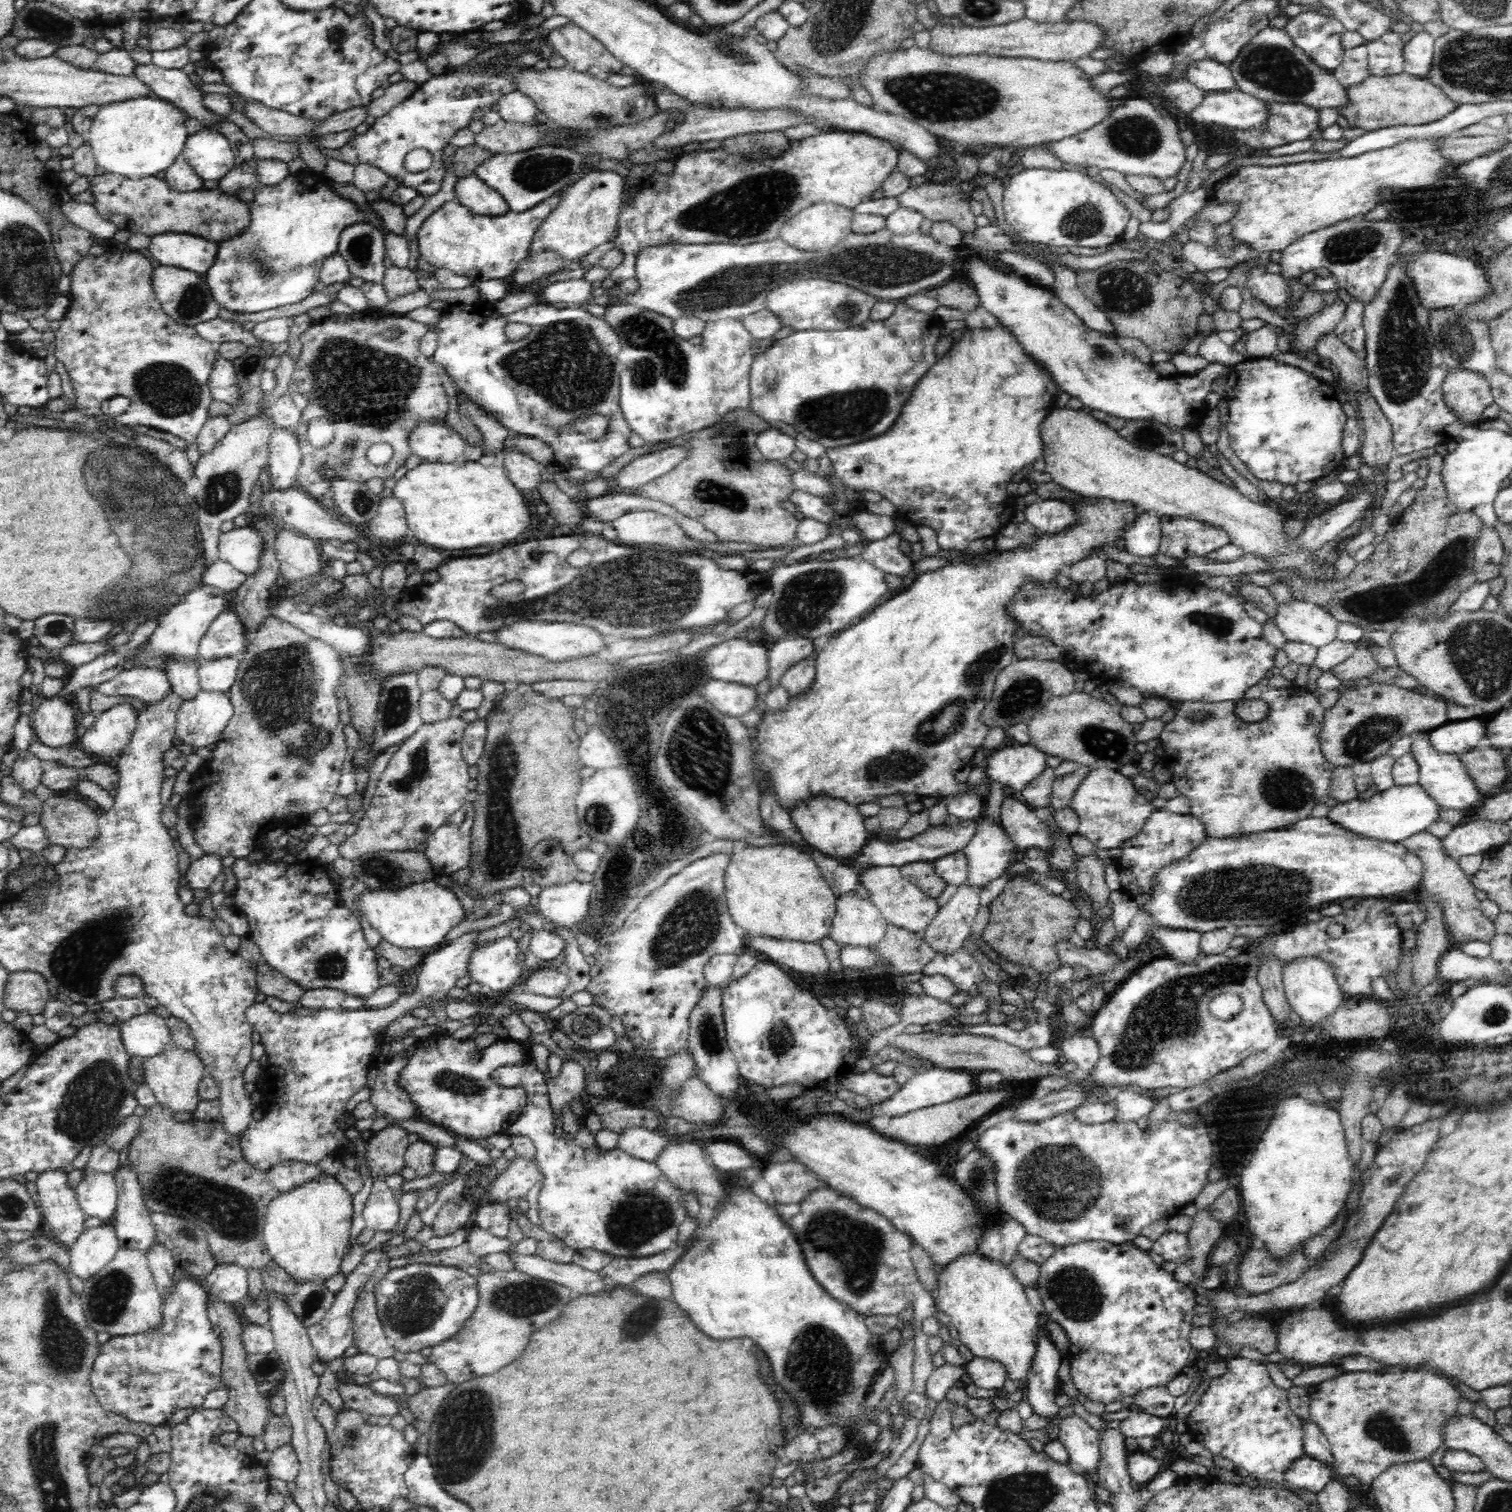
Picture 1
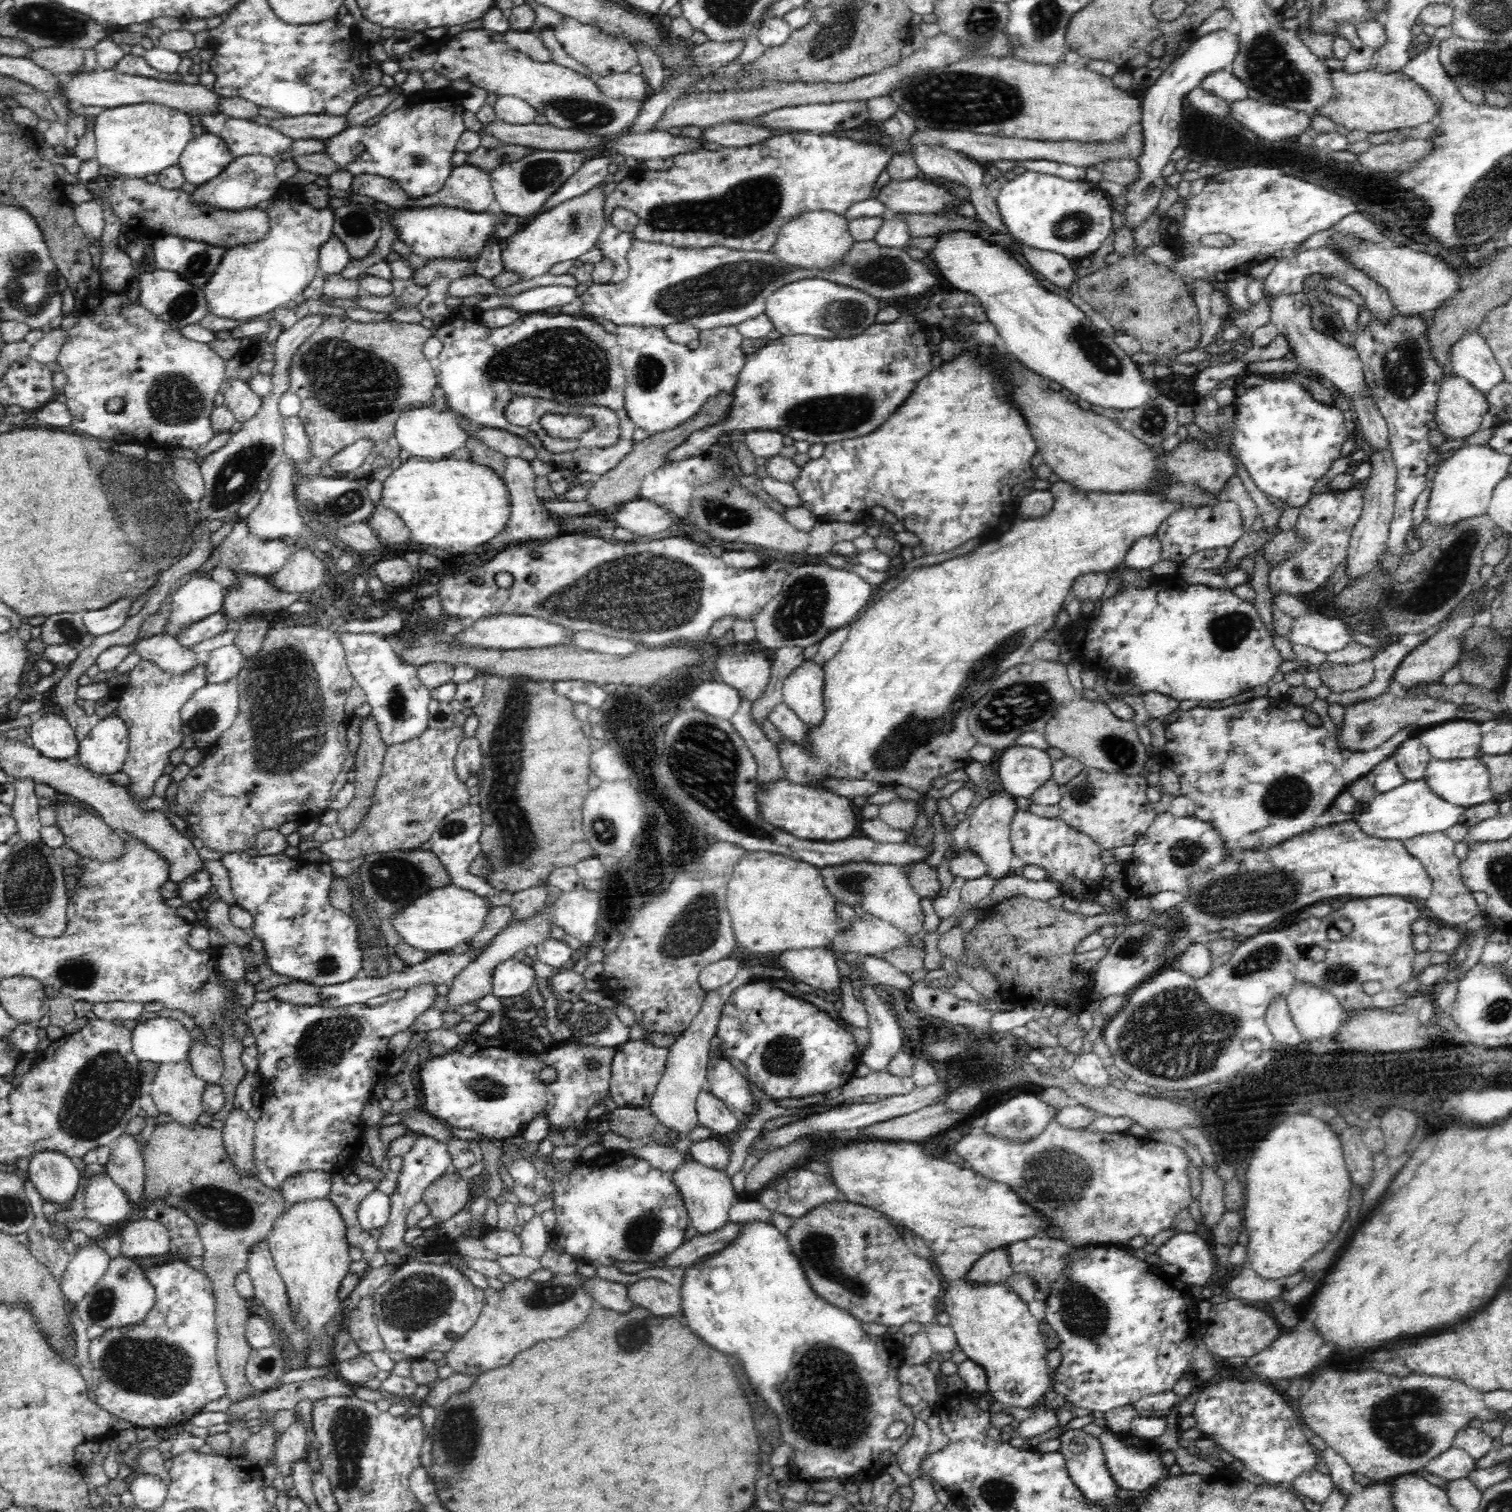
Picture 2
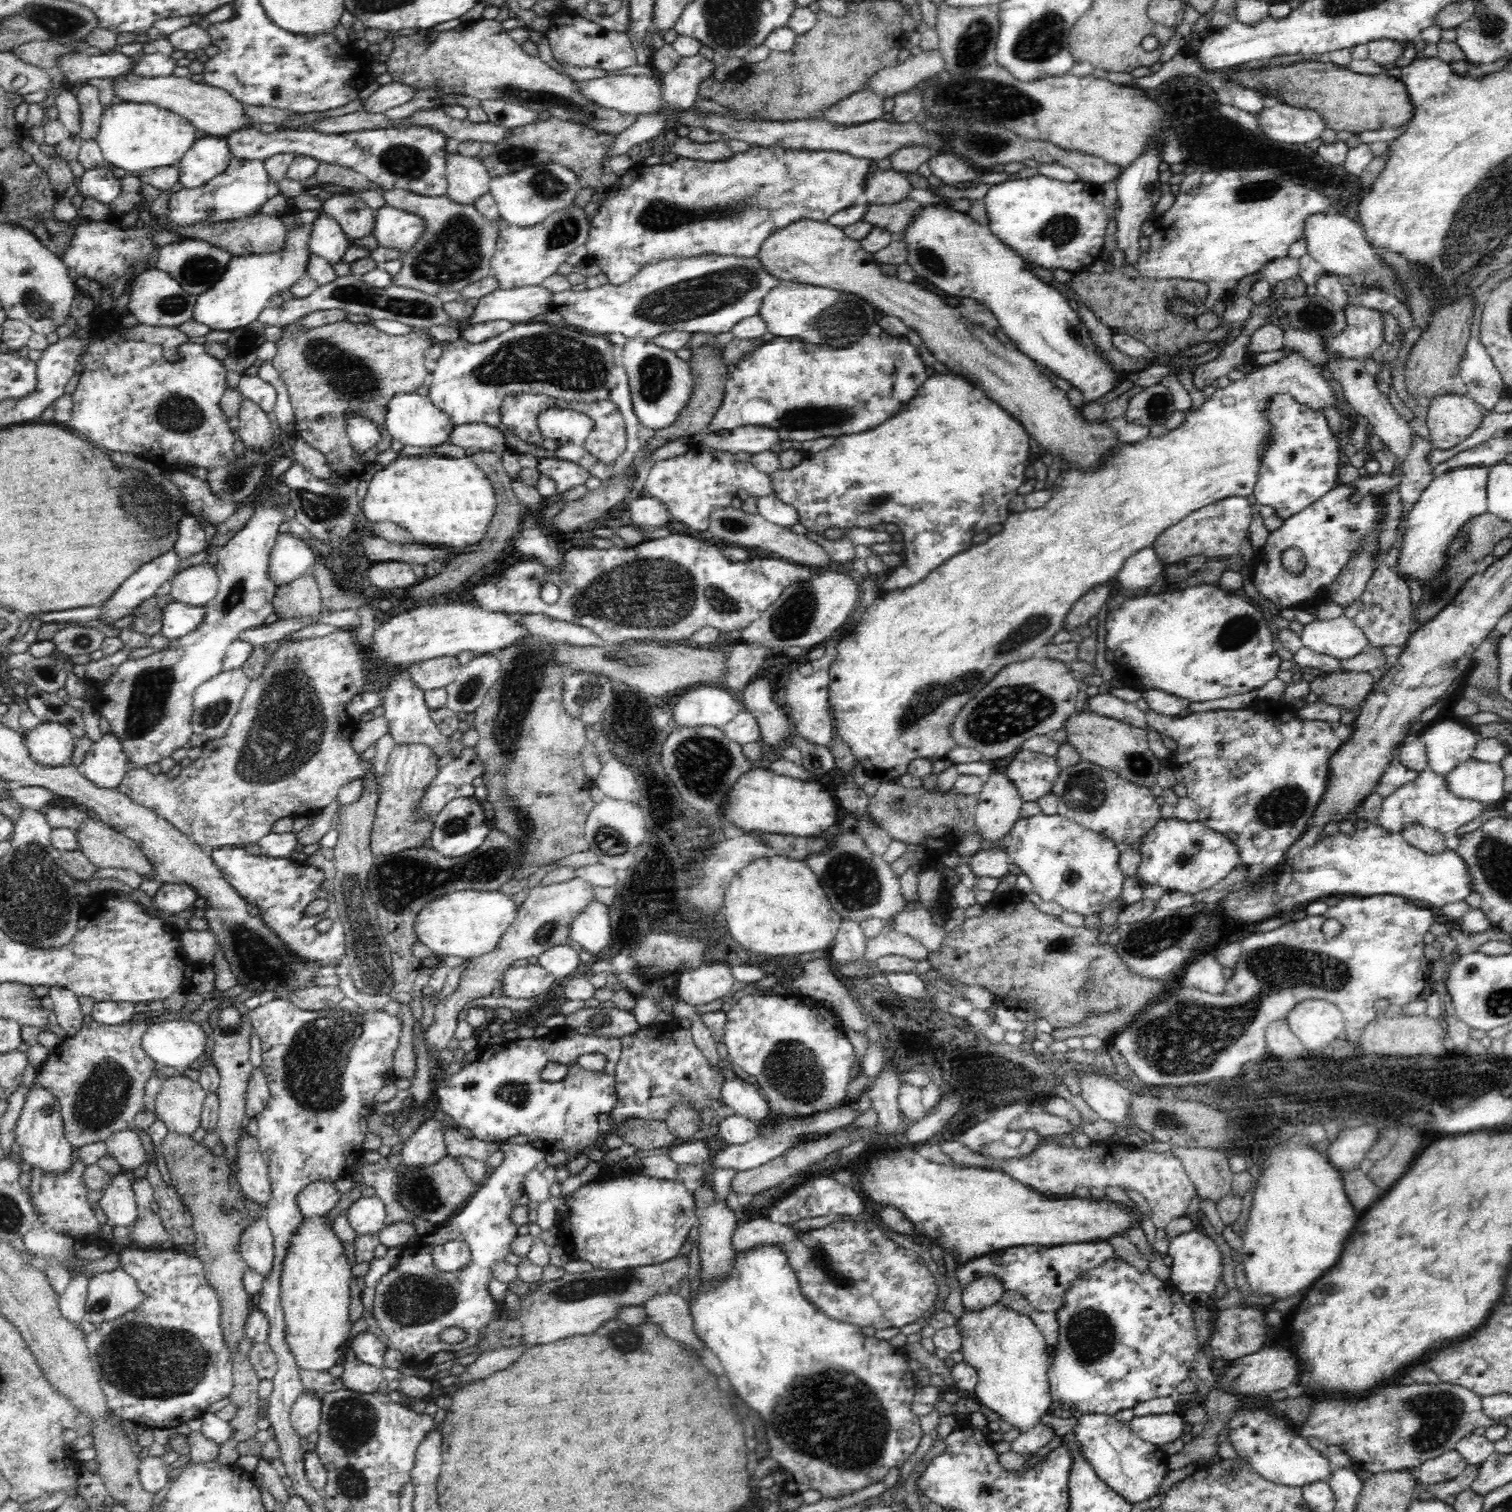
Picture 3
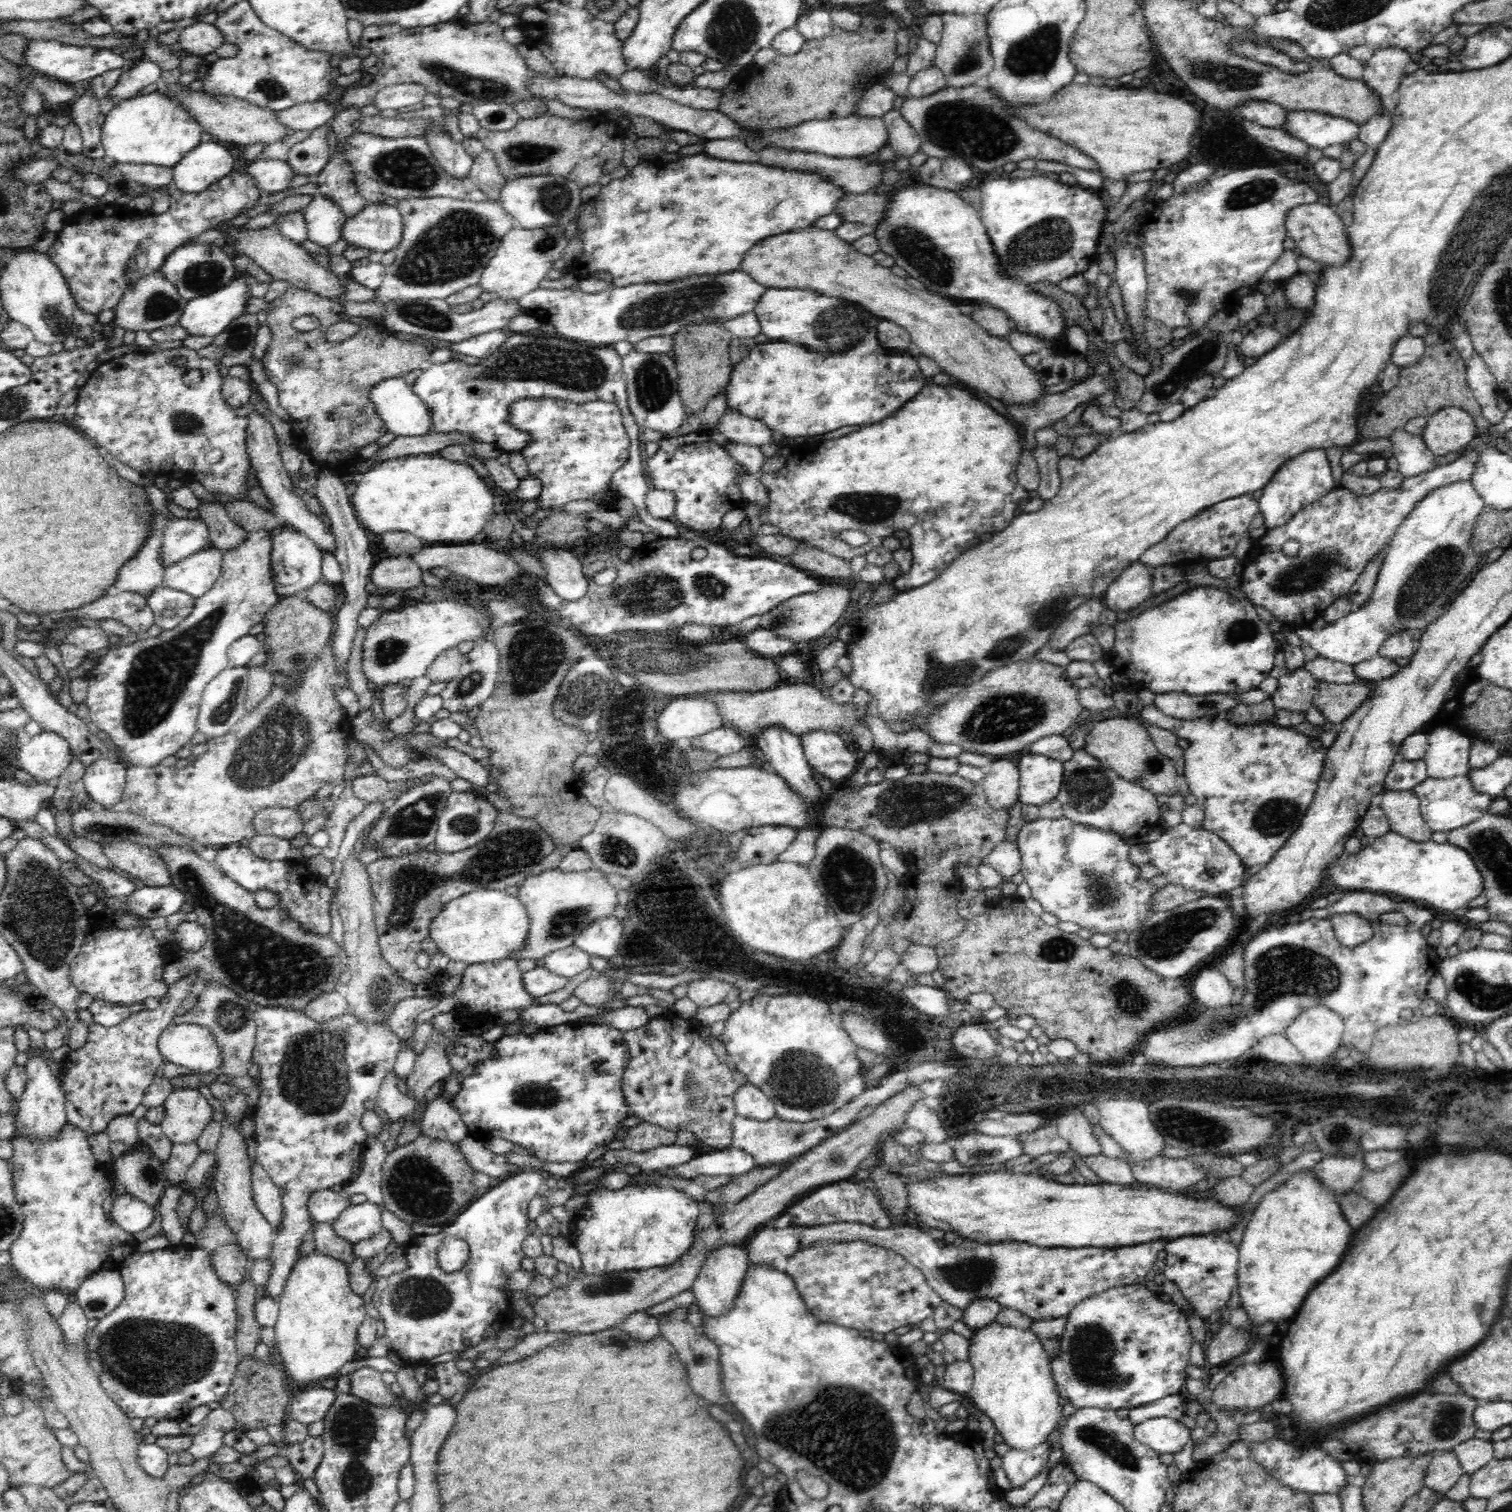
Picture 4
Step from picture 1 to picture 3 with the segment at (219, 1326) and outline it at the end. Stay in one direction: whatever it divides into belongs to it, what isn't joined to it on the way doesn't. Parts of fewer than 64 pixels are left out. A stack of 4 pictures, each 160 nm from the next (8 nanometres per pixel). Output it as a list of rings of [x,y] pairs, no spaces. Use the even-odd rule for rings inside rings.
[[[168,1132],[159,1148],[169,1170],[172,1185],[180,1195],[180,1201],[192,1213],[195,1255],[203,1265],[209,1284],[218,1293],[223,1342],[227,1352],[234,1355],[240,1350],[240,1342],[246,1338],[245,1324],[250,1314],[250,1297],[243,1288],[243,1274],[247,1264],[239,1246],[241,1234],[260,1218],[267,1208],[243,1194],[240,1185],[233,1180],[234,1171],[228,1158],[214,1156],[202,1144],[196,1144],[190,1135]]]

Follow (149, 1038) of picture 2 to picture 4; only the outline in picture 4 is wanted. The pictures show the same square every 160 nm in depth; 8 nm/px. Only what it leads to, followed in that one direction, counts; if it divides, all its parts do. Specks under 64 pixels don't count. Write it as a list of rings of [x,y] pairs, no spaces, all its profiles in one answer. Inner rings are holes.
[[[172,1023],[159,1036],[157,1049],[165,1063],[183,1066],[199,1075],[220,1074],[219,1047],[206,1026]]]

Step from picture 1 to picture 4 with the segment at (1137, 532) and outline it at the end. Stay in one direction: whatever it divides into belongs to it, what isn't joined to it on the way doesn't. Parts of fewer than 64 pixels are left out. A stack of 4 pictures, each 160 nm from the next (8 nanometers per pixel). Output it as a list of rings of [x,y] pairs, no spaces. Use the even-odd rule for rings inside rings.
[[[1141,560],[1132,563],[1122,573],[1118,574],[1104,594],[1105,608],[1114,612],[1129,612],[1136,606],[1141,606],[1152,597],[1152,568]]]

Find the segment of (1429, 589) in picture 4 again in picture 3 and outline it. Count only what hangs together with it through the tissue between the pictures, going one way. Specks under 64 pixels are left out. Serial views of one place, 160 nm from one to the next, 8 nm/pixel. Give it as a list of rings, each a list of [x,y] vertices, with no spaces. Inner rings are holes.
[[[1474,463],[1443,471],[1430,481],[1420,493],[1419,501],[1409,510],[1409,529],[1400,548],[1398,573],[1412,591],[1415,591],[1414,583],[1422,583],[1423,580],[1435,577],[1440,572],[1440,568],[1446,562],[1444,551],[1451,540],[1459,534],[1462,526],[1487,511],[1486,485],[1490,470],[1492,466]],[[1344,614],[1305,624],[1300,640],[1315,654],[1326,654],[1340,661],[1353,658],[1369,647],[1364,632]]]

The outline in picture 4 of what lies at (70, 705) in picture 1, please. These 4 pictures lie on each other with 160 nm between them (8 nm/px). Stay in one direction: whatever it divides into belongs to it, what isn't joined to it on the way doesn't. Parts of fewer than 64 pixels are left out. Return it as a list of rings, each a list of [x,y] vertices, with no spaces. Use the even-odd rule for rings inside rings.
[[[44,730],[19,747],[17,754],[22,770],[42,783],[62,776],[72,758],[69,742],[56,731]]]

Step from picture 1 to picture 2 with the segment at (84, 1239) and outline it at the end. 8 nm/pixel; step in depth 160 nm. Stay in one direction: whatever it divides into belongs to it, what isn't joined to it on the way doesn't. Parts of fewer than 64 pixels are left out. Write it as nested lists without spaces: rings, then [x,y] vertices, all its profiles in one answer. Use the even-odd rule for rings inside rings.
[[[95,1243],[78,1249],[74,1256],[70,1256],[61,1279],[61,1291],[69,1306],[78,1305],[90,1292],[105,1273],[111,1260],[109,1254]]]

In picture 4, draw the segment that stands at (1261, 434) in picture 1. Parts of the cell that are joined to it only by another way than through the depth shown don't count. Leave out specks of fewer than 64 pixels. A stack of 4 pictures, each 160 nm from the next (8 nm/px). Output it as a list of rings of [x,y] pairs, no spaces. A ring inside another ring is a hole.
[[[1308,447],[1300,451],[1282,463],[1267,480],[1266,486],[1263,486],[1262,495],[1258,499],[1258,508],[1264,517],[1266,530],[1288,523],[1296,512],[1316,502],[1333,488],[1335,488],[1334,478],[1324,447]]]

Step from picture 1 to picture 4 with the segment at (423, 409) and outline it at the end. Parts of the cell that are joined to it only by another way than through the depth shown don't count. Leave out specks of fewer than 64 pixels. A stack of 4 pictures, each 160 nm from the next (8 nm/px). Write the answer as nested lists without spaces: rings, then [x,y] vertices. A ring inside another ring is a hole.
[[[288,288],[284,294],[269,304],[266,326],[271,332],[271,339],[262,360],[268,380],[277,387],[280,406],[290,415],[294,446],[306,452],[313,461],[336,470],[354,466],[360,460],[358,451],[371,442],[376,443],[376,440],[387,432],[386,425],[370,397],[374,386],[389,378],[402,378],[404,374],[416,370],[424,360],[429,360],[434,349],[417,341],[406,342],[405,339],[398,338],[395,332],[383,327],[382,323],[372,325],[366,317],[350,318],[346,313],[342,313],[342,308],[343,303],[322,298],[307,290]],[[306,314],[316,316],[320,326],[308,332],[295,330],[292,322]],[[346,320],[360,325],[360,330],[342,342],[329,342],[326,339],[328,328]]]

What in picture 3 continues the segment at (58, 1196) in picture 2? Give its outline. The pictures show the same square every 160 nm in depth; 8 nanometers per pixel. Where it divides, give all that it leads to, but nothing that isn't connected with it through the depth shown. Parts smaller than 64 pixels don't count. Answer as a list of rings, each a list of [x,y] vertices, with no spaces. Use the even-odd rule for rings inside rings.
[[[36,1081],[26,1094],[23,1108],[17,1119],[16,1132],[17,1137],[15,1142],[20,1145],[21,1156],[26,1162],[31,1164],[32,1168],[41,1170],[43,1174],[54,1174],[55,1176],[58,1176],[58,1174],[66,1174],[66,1172],[72,1169],[74,1149],[70,1145],[70,1142],[67,1141],[65,1131],[63,1130],[57,1100],[55,1100],[54,1096],[51,1096],[47,1090],[36,1087]]]

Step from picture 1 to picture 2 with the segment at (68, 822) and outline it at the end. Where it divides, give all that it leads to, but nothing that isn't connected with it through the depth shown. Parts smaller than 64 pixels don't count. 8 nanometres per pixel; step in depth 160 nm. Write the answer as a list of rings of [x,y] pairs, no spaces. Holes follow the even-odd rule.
[[[53,802],[55,824],[66,837],[66,846],[75,850],[81,857],[111,859],[123,851],[122,834],[110,828],[101,816],[87,812],[84,808],[72,804]]]

